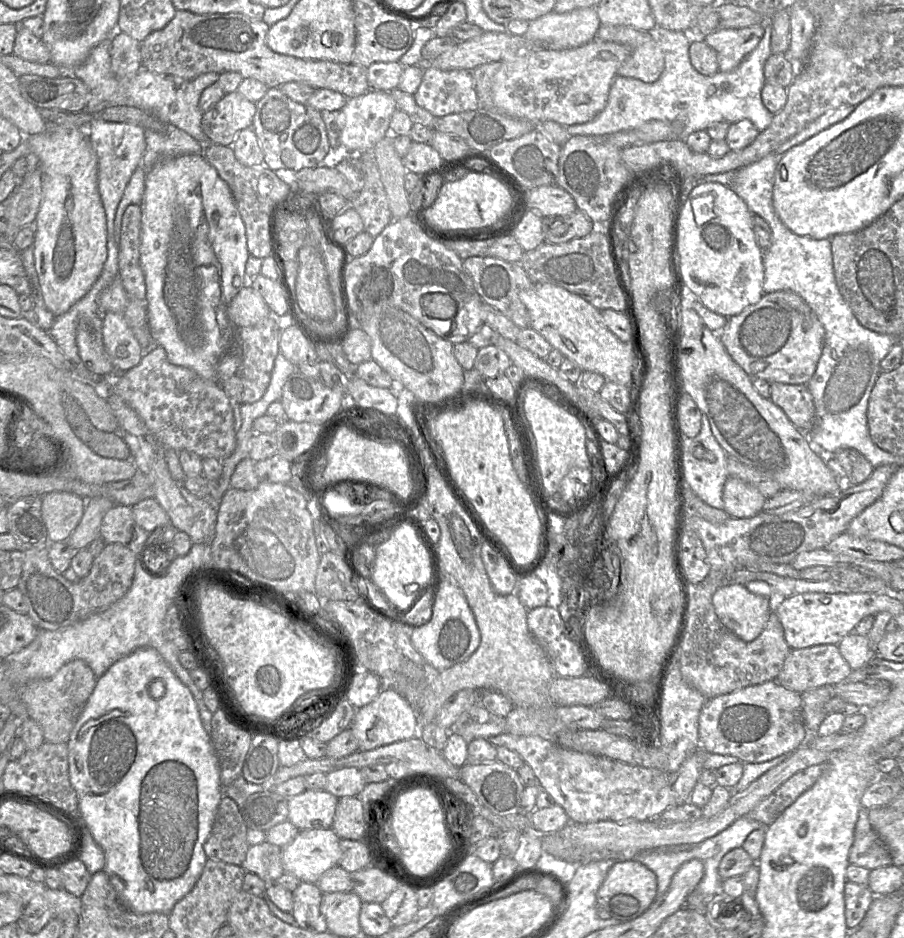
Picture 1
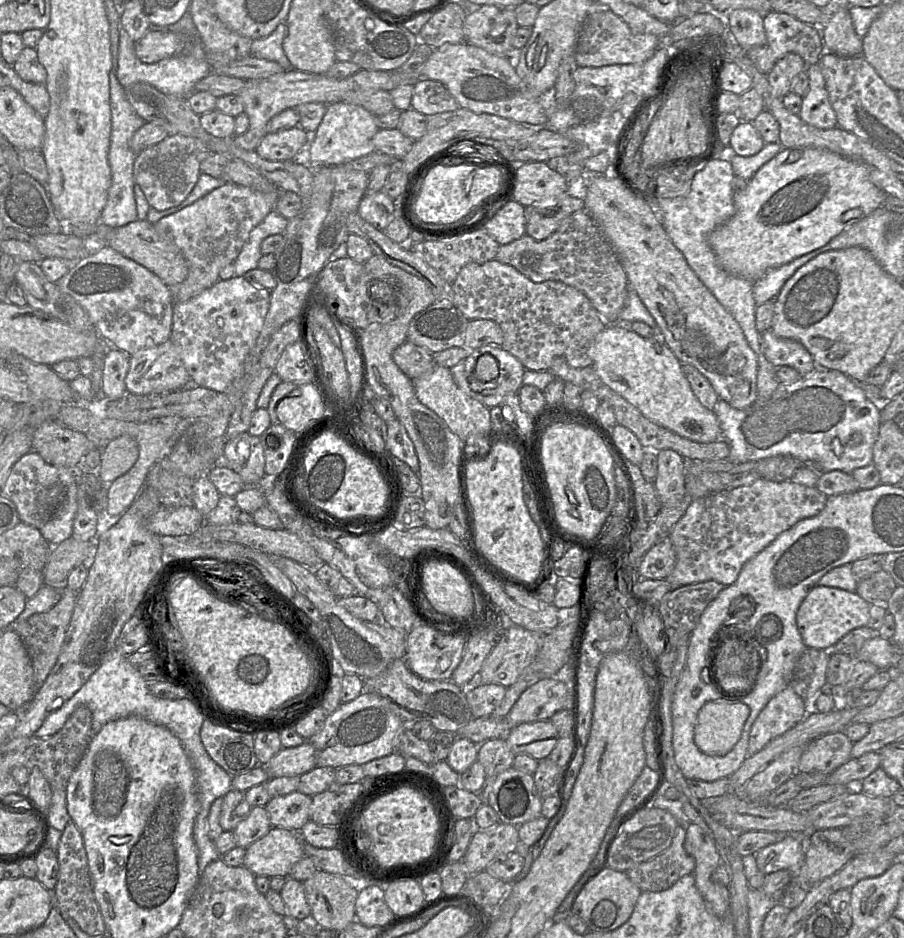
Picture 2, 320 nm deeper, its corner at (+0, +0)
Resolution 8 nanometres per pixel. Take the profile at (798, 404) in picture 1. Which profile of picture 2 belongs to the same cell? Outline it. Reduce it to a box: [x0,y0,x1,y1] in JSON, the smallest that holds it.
[760,329,829,377]

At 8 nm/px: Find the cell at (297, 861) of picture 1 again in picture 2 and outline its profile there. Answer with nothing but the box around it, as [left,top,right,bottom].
[243,827,304,877]

